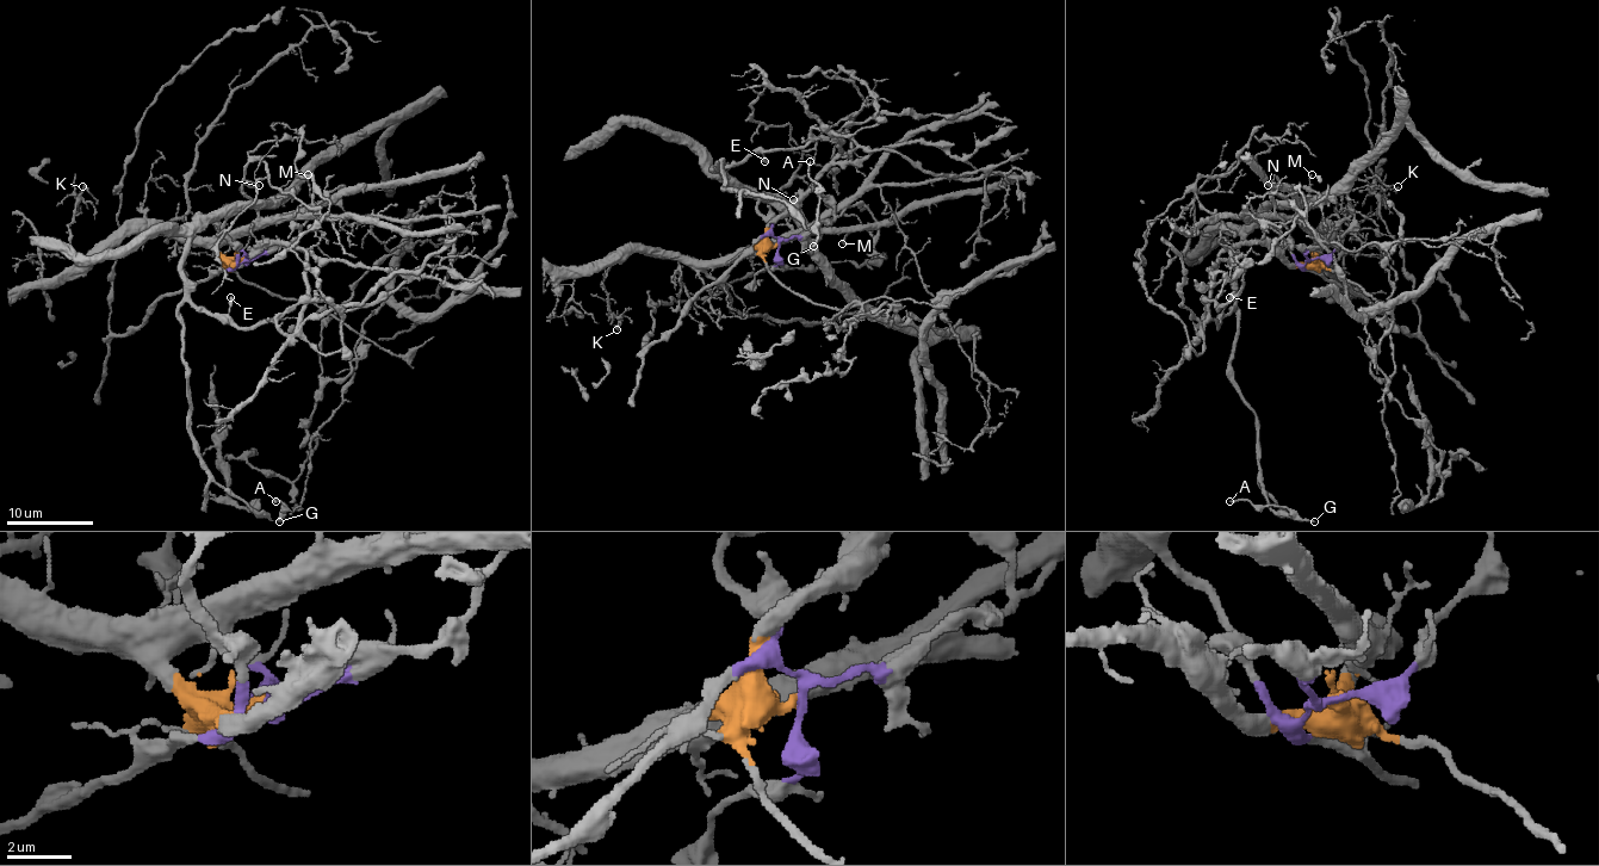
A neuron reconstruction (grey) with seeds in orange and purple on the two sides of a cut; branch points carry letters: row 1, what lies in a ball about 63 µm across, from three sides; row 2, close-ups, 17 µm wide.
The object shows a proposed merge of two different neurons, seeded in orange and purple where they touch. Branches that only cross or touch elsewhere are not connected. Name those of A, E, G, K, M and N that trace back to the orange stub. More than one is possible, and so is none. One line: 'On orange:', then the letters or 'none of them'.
On orange: K, M, N

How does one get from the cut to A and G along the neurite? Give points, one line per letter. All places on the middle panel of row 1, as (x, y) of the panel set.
A: (779, 243), (756, 198), (713, 168), (720, 161), (726, 190), (779, 198), (806, 228), (819, 209), (811, 161)
G: (779, 243), (756, 198), (713, 168), (720, 161), (724, 190), (779, 198), (817, 235), (813, 246)

